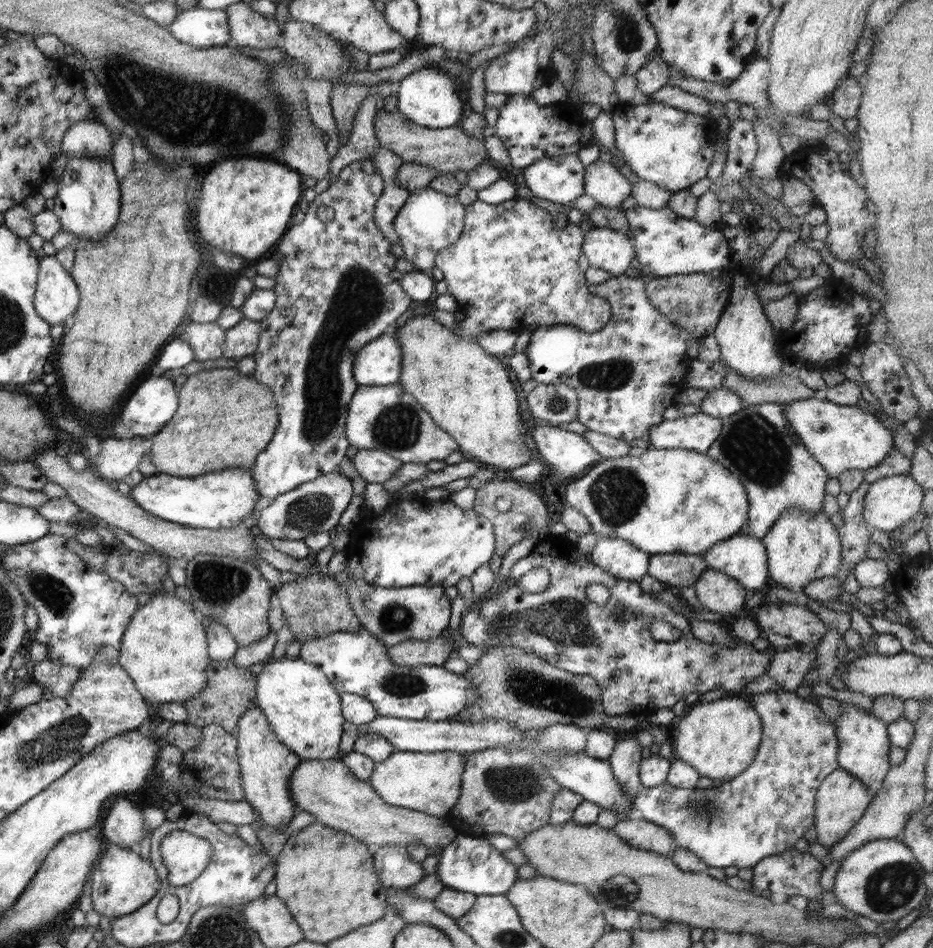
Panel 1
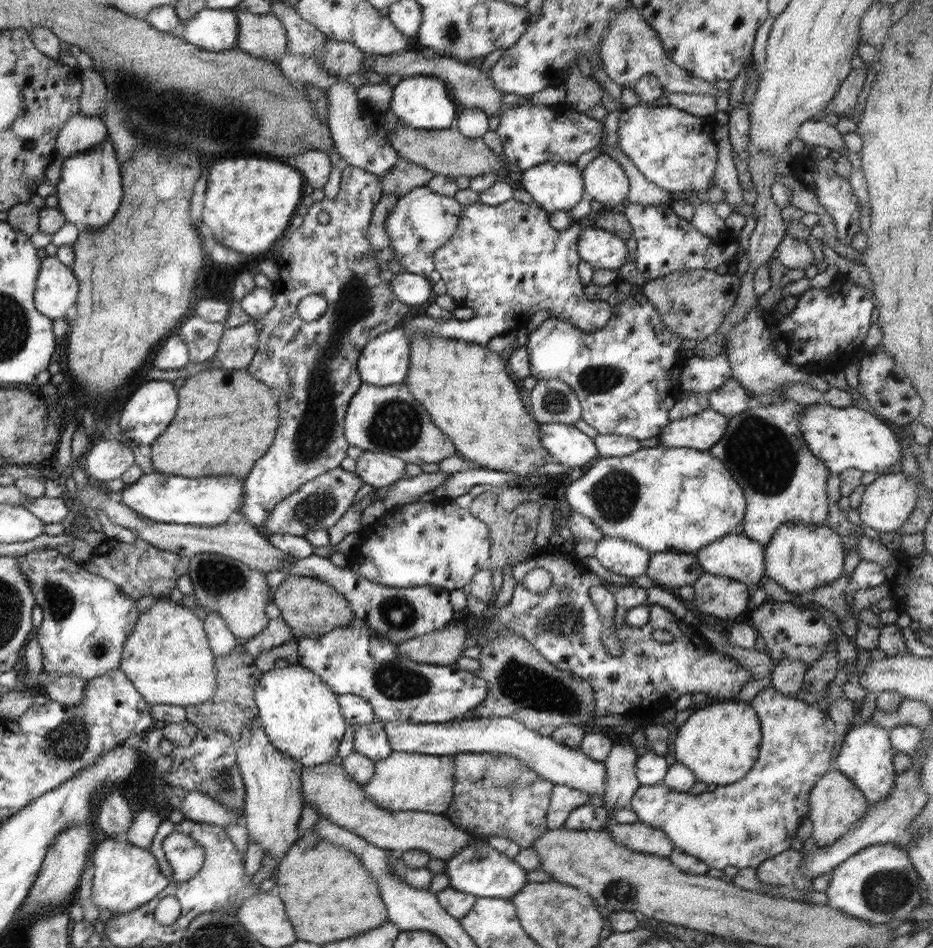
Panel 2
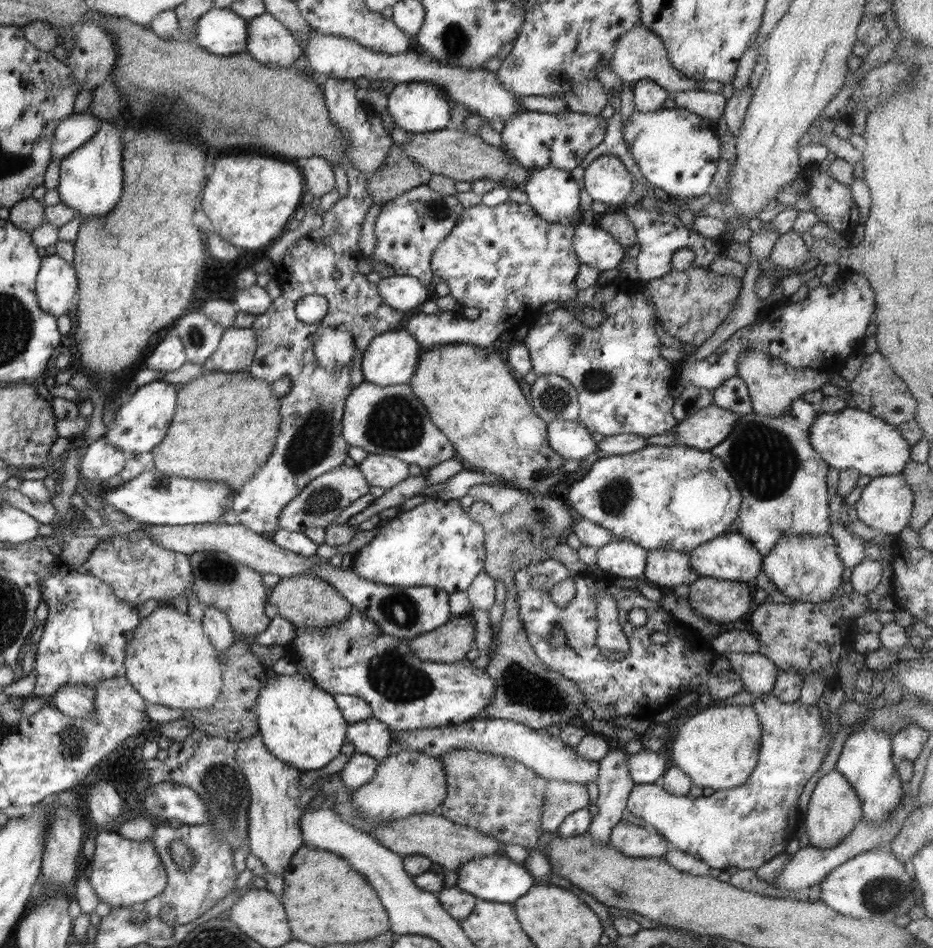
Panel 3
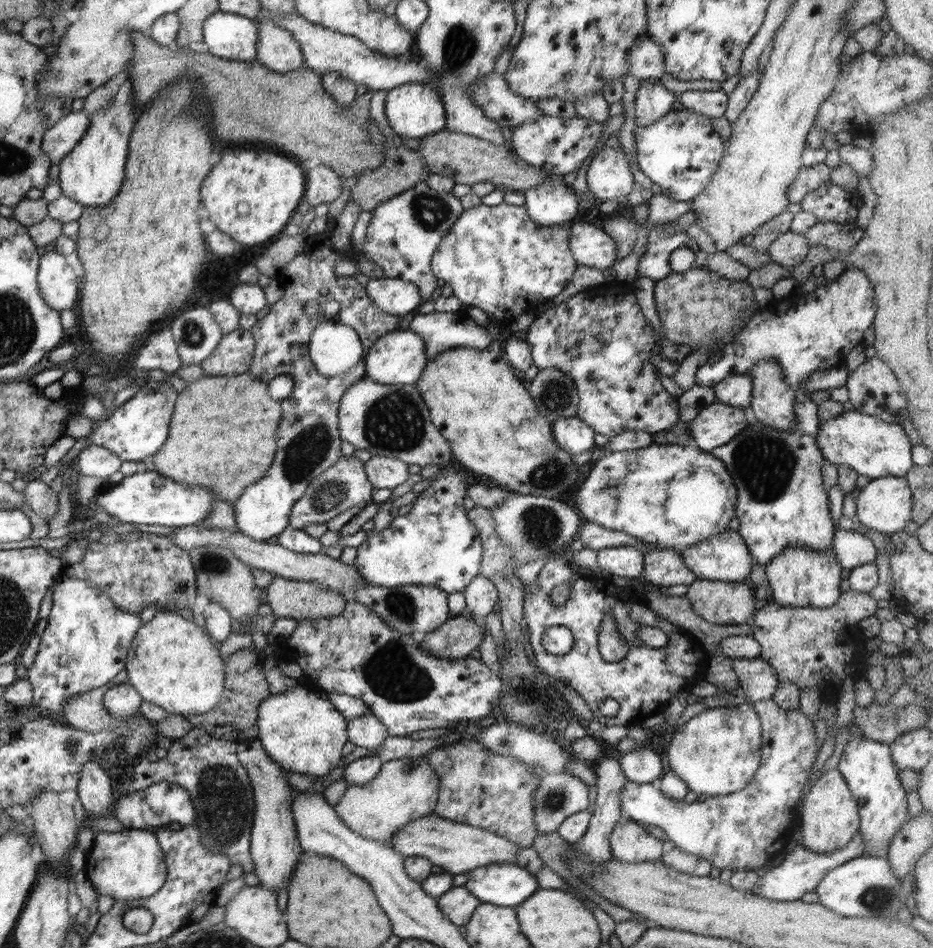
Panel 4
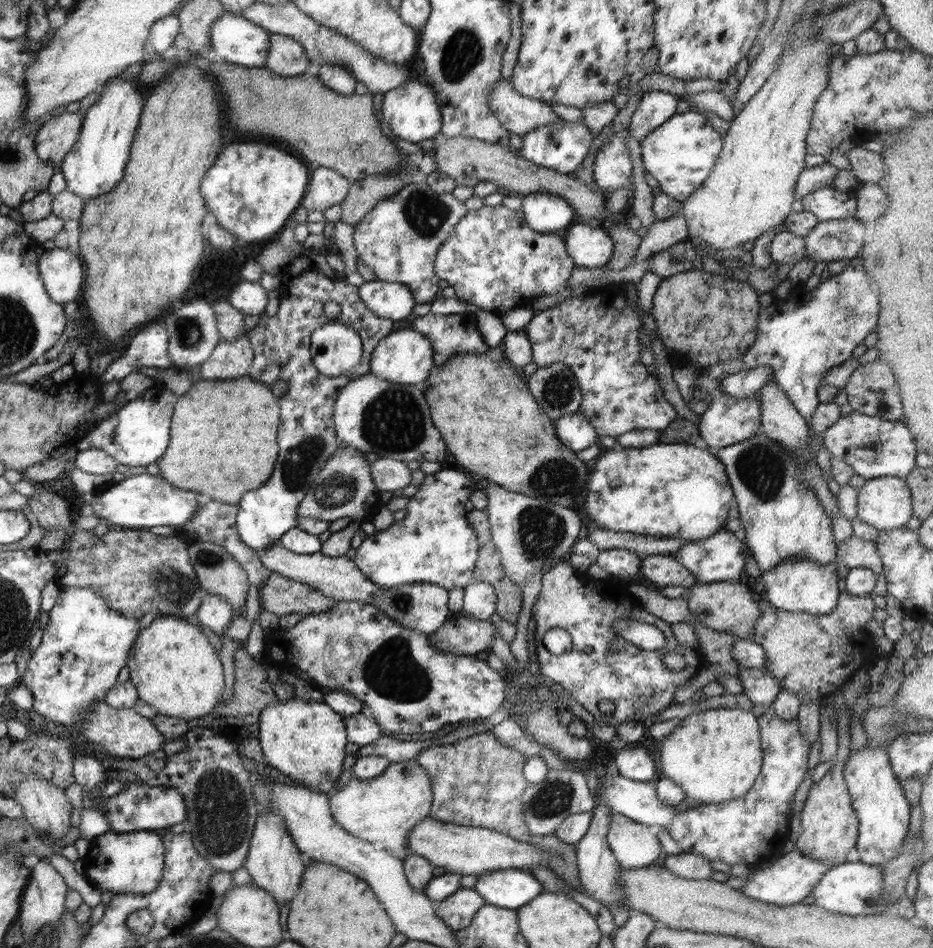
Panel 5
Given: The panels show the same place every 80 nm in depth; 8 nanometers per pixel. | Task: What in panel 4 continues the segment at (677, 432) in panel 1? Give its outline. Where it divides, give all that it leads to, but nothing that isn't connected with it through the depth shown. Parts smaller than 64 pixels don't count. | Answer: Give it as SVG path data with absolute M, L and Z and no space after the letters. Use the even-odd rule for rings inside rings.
M720 401L703 408L683 430L698 448L710 453L714 448L729 443L751 420L750 409L736 408Z

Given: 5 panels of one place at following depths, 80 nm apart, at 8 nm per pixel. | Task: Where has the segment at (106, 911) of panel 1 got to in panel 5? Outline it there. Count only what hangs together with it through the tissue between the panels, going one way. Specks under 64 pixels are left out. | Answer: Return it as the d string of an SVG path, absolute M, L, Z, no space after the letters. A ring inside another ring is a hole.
M149 829L131 833L108 831L92 840L84 857L84 876L101 892L113 894L150 894L164 878L164 846L156 831Z

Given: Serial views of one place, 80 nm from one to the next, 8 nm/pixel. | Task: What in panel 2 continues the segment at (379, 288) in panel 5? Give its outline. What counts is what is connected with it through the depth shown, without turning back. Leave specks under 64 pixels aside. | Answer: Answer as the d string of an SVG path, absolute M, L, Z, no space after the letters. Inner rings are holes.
M412 272L398 274L390 280L390 288L395 299L406 303L408 306L424 304L432 298L433 285L430 279Z

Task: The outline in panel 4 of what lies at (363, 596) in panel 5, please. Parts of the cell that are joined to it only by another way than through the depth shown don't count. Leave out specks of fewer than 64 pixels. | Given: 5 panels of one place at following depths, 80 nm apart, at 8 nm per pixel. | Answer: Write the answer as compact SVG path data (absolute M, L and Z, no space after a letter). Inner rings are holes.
M192 525L185 527L177 527L170 534L170 541L174 541L174 545L186 552L202 546L218 546L220 548L229 549L236 558L239 558L244 564L266 570L275 574L275 576L284 577L287 579L296 579L301 581L316 581L323 587L334 589L334 592L339 592L342 598L347 601L352 601L353 592L358 585L363 585L365 580L357 573L357 570L352 565L346 565L338 560L334 560L326 556L324 552L318 555L299 555L296 552L288 551L280 544L270 544L268 542L254 542L254 538L242 534L240 530L236 532L228 532L228 530L212 530L212 528L202 528L202 525Z

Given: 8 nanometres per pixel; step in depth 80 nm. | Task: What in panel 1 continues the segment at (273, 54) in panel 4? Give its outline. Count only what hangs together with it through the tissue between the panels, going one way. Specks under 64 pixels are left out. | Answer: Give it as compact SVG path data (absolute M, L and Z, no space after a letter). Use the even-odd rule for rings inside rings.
M244 2L229 5L225 12L231 36L228 47L249 47L252 50L282 47L278 39L283 34L275 18L265 18Z

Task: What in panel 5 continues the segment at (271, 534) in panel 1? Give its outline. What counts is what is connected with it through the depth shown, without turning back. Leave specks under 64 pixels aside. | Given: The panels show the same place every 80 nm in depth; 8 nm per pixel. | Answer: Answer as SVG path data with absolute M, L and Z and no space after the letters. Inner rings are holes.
M352 446L338 447L300 502L297 521L313 518L333 522L350 516L352 521L360 521L362 525L363 522L372 522L378 510L384 507L380 501L381 496L382 492L378 491L370 475L370 463L364 459L364 452Z

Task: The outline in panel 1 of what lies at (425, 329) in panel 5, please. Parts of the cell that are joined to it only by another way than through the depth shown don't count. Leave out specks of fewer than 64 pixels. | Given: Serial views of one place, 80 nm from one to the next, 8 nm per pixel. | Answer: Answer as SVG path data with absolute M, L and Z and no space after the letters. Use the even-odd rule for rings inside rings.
M478 199L465 207L465 225L458 240L448 248L443 248L435 258L435 266L442 271L443 279L447 282L447 293L451 294L460 306L460 310L465 314L464 320L456 322L458 329L454 331L465 339L474 340L481 332L490 332L491 330L511 330L522 332L530 326L550 326L552 324L564 324L574 326L584 332L598 332L604 328L611 317L611 304L602 297L596 296L590 291L590 284L578 266L578 257L582 250L585 231L579 224L568 222L563 228L556 227L553 215L549 212L543 212L543 208L536 206L533 202L526 199L505 200L500 204L488 204Z

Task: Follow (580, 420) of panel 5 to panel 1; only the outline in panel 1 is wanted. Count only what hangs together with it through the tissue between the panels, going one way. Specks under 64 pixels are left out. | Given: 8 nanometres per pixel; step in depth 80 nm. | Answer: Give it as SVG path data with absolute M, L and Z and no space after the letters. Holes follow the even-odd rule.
M536 424L529 435L543 464L548 466L545 478L550 478L552 484L574 478L580 474L578 470L586 472L602 459L583 435L560 427Z

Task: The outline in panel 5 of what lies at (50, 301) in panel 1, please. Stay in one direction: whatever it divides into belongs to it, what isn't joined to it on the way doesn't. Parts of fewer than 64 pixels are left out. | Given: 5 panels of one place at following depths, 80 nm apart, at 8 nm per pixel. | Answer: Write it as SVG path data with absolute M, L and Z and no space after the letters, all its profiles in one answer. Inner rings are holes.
M54 247L43 250L41 279L49 296L58 304L64 304L72 302L80 294L84 282L84 270L80 260L70 260L70 254L66 250Z

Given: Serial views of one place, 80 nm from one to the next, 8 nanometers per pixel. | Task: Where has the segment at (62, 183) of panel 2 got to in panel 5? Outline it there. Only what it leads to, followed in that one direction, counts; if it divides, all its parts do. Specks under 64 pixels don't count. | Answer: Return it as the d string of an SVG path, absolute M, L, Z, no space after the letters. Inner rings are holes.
M121 75L108 80L102 87L96 104L83 115L82 127L76 144L72 145L58 166L66 188L84 201L108 194L124 178L130 144L133 144L136 126L141 124L142 92Z

